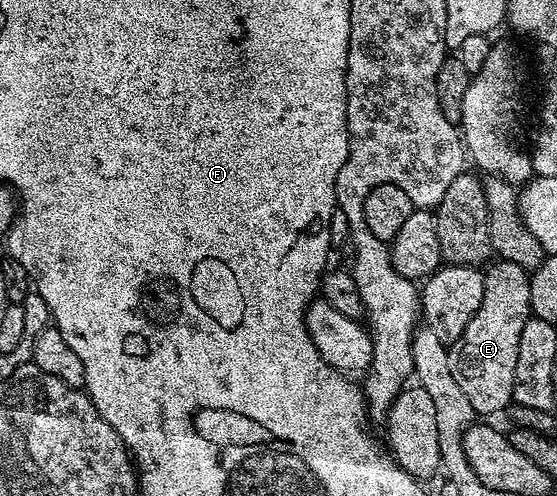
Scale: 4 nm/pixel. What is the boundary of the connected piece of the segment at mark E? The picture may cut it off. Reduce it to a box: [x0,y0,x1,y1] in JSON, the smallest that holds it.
[447,260,530,415]

